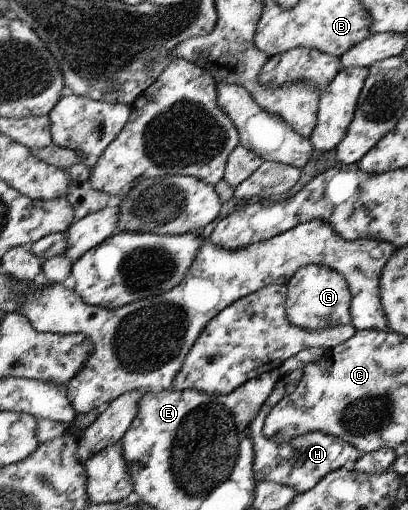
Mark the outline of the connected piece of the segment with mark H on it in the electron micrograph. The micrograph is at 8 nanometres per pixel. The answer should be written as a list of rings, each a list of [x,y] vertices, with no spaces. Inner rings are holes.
[[[297,369],[282,375],[277,380],[277,384],[275,384],[275,388],[273,388],[269,398],[261,406],[261,410],[257,413],[255,420],[249,425],[249,436],[251,436],[253,445],[253,476],[255,476],[256,482],[276,482],[293,488],[297,494],[311,490],[333,470],[346,466],[352,467],[353,463],[364,455],[352,443],[345,442],[344,439],[335,438],[332,434],[325,434],[324,432],[303,434],[303,436],[293,438],[293,440],[283,442],[283,444],[275,444],[264,435],[264,422],[267,420],[268,414],[272,412],[272,408],[280,400],[283,400],[283,397],[288,397],[289,394],[295,392],[303,376],[303,369]]]

